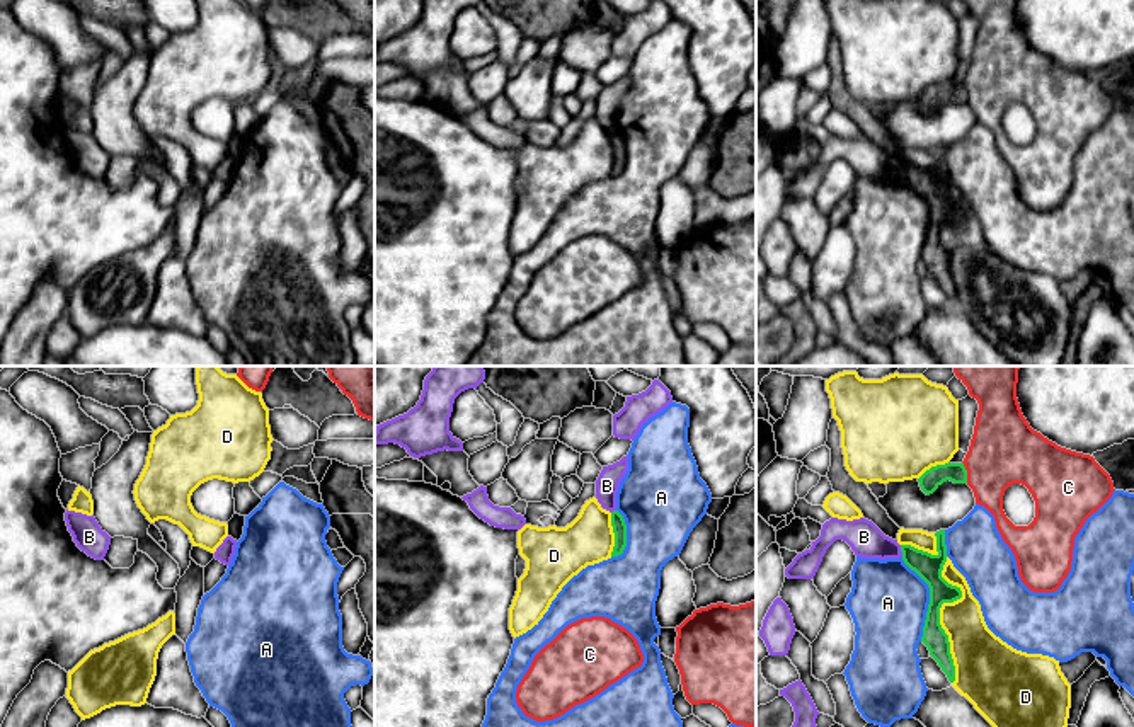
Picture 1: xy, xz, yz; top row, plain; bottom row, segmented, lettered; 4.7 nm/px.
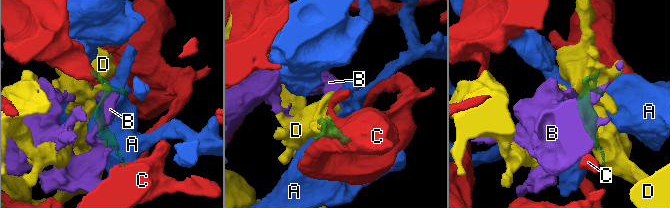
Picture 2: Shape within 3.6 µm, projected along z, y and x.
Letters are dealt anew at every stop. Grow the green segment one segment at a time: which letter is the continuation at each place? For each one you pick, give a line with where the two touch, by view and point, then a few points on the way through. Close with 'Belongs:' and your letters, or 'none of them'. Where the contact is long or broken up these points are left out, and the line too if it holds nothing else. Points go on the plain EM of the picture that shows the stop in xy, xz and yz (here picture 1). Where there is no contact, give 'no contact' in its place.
Belongs: none of them

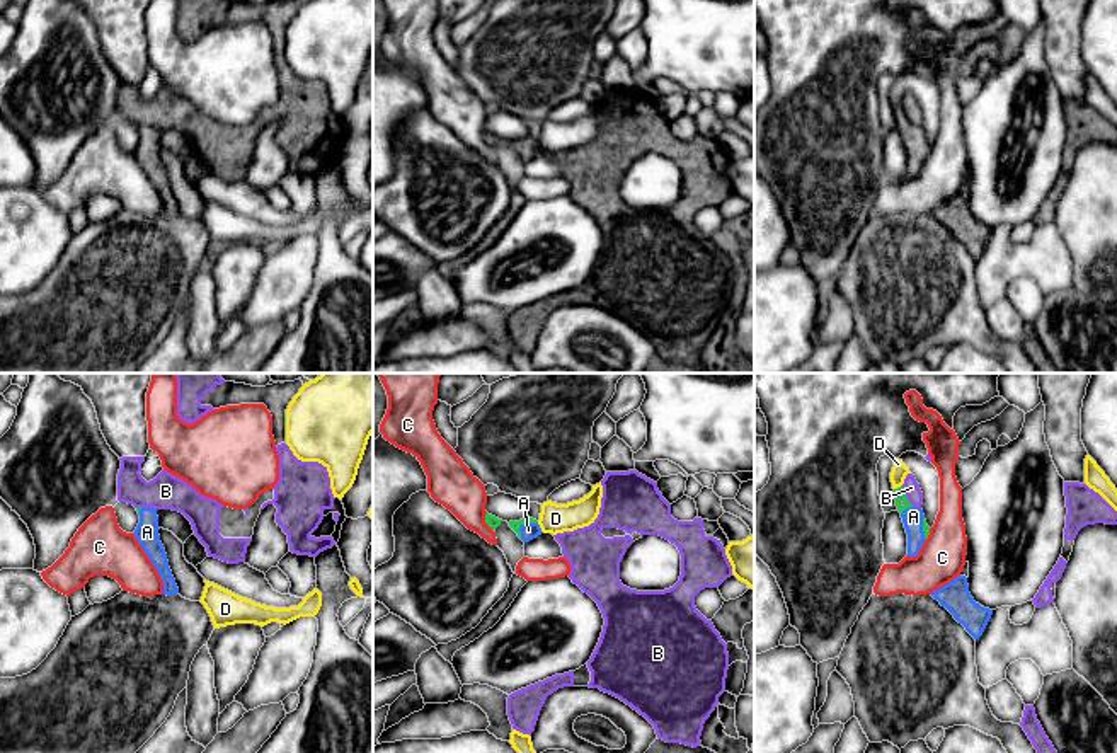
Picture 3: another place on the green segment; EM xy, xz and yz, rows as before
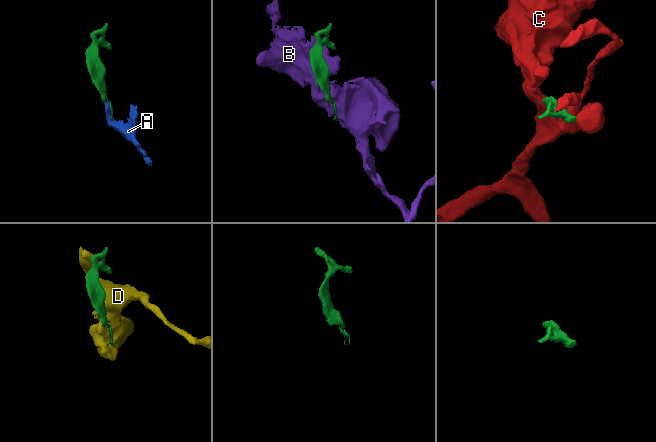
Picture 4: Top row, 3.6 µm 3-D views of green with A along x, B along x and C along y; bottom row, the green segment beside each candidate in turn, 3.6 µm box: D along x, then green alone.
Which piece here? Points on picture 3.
A: contact xz (523, 142); way xz (515, 143), (523, 142), (528, 149)
Belongs: A

